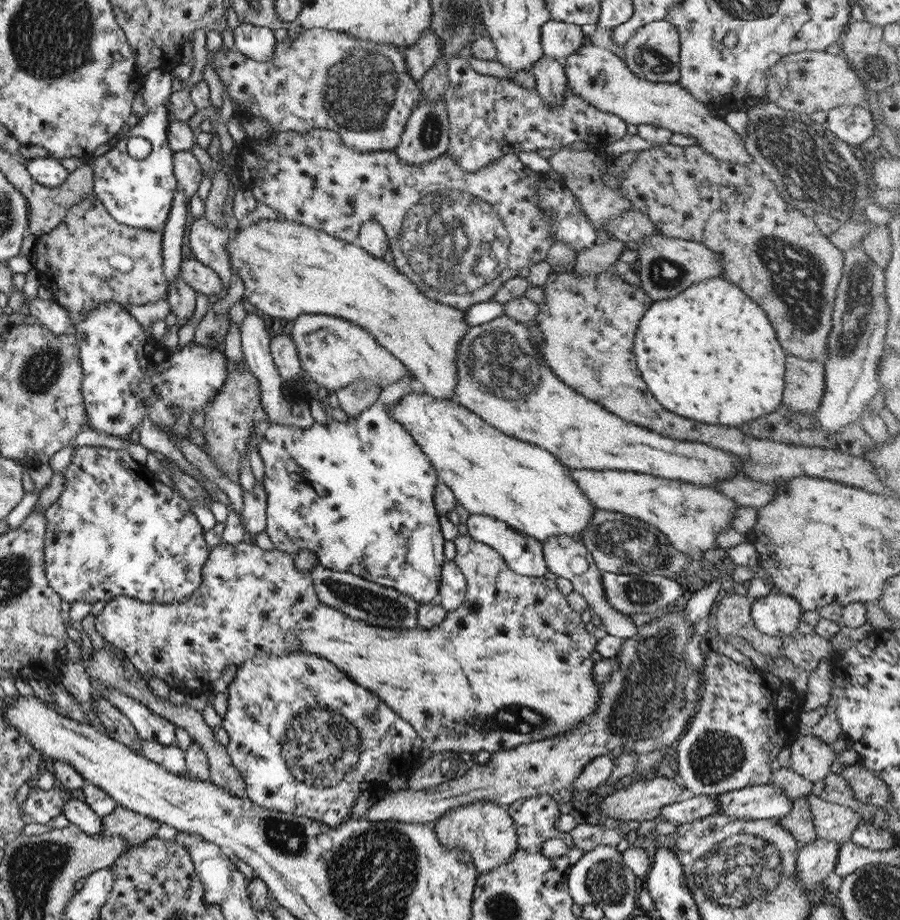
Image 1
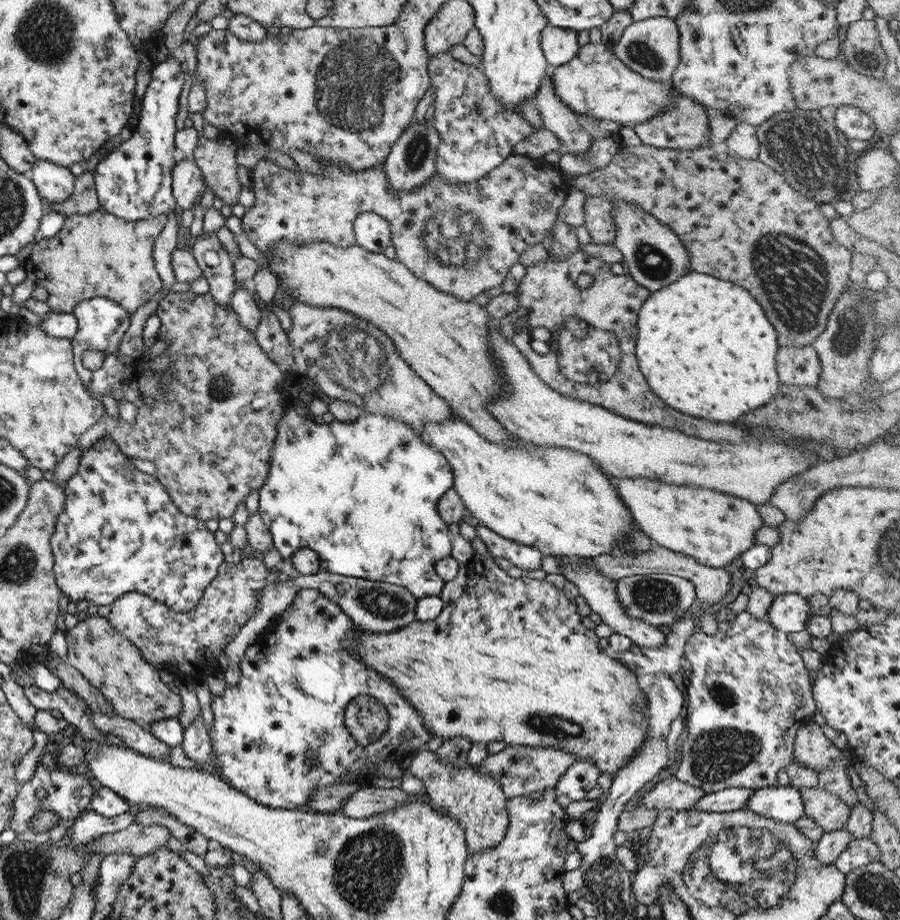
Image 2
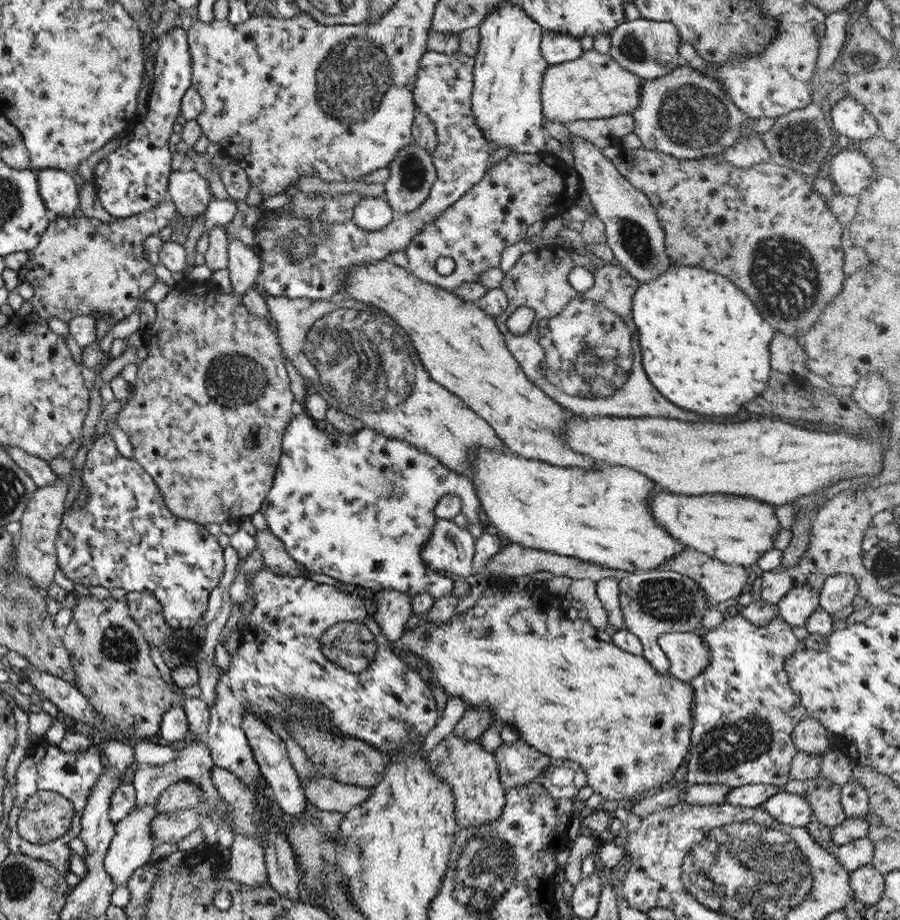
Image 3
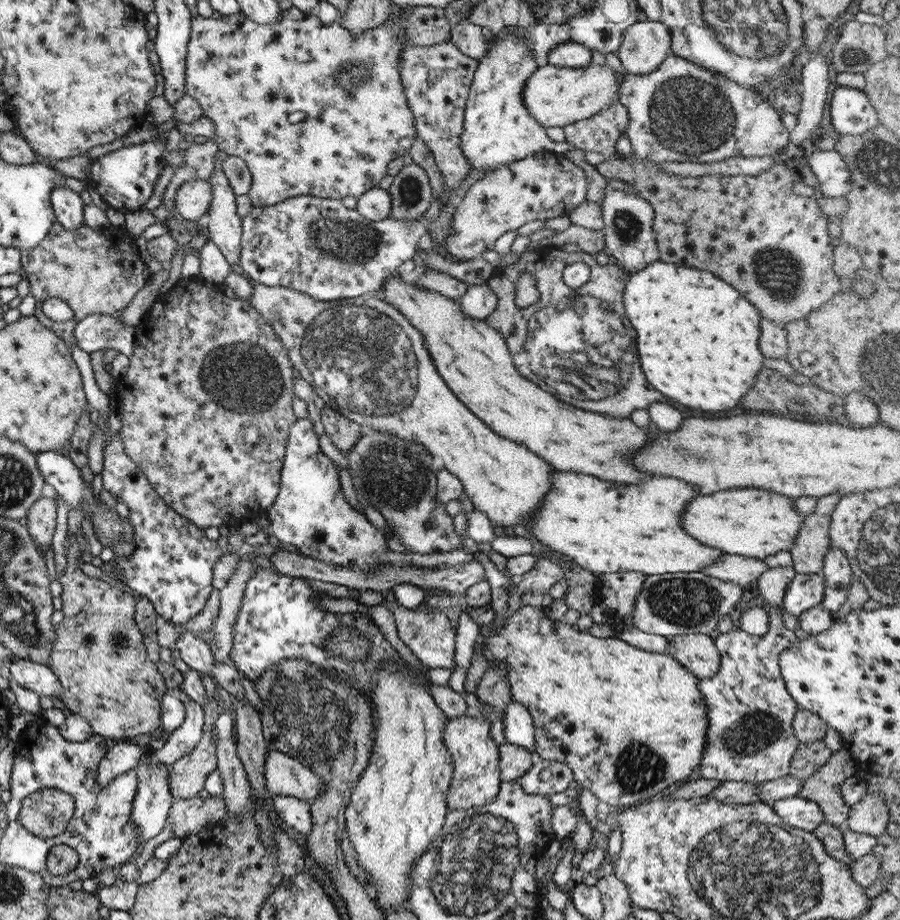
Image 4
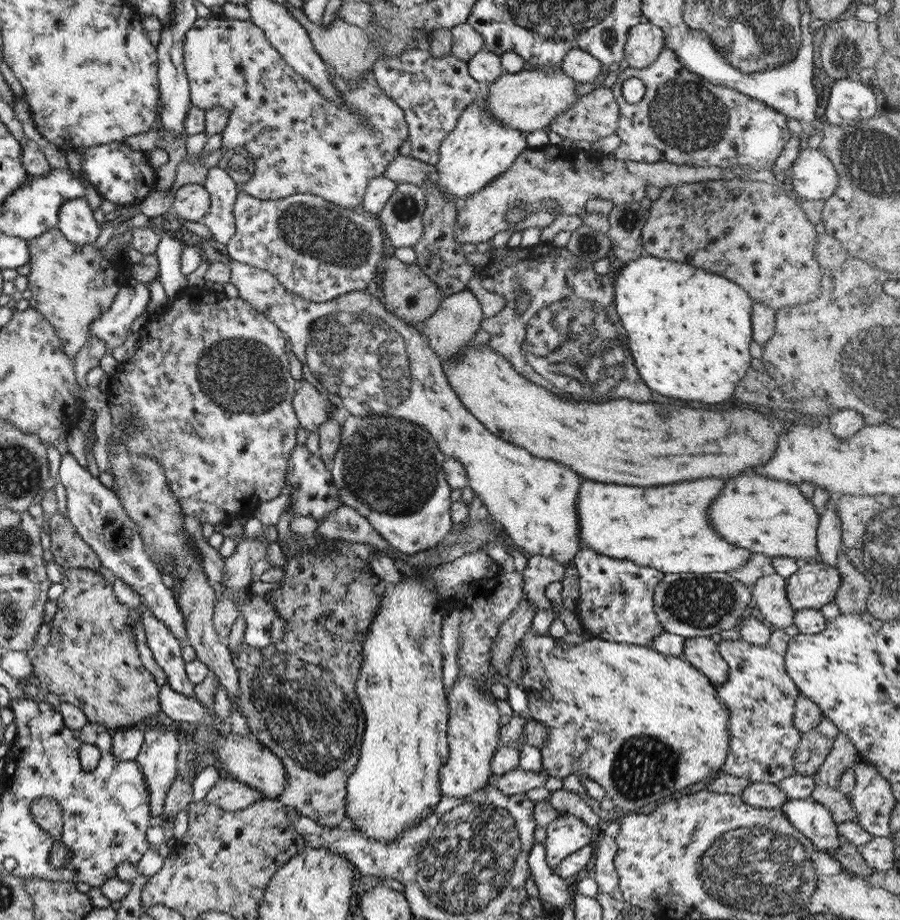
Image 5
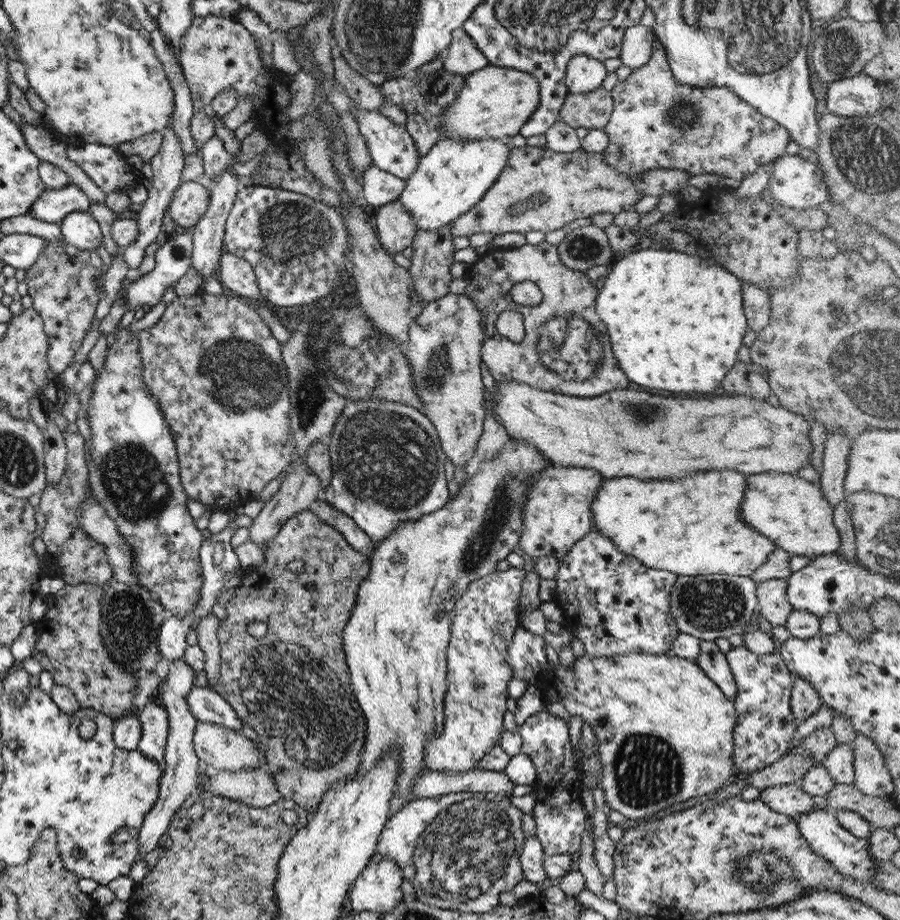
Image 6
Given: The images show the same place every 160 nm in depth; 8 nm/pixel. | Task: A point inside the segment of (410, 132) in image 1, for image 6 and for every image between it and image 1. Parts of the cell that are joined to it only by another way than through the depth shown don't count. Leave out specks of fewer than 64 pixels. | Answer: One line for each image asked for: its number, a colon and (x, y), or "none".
2: (410, 162)
3: (411, 173)
4: (409, 192)
5: (401, 219)
6: (395, 229)

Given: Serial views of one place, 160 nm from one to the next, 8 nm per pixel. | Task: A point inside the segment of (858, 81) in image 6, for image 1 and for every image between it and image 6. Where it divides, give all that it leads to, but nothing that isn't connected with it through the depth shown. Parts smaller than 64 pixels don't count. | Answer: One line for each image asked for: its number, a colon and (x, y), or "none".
1: (854, 125)
2: (852, 122)
3: (848, 118)
4: (851, 114)
5: (850, 101)

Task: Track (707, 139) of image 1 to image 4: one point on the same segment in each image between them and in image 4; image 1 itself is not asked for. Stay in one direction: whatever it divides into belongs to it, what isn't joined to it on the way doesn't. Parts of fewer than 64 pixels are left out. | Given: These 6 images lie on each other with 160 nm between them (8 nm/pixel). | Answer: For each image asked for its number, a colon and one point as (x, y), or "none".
2: (595, 83)
3: (592, 86)
4: (555, 96)

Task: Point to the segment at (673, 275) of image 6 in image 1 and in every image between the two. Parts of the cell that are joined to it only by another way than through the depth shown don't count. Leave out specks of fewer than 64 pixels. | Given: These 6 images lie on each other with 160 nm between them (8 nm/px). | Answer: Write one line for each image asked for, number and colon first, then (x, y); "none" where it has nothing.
1: (708, 353)
2: (705, 347)
3: (704, 346)
4: (697, 336)
5: (688, 329)

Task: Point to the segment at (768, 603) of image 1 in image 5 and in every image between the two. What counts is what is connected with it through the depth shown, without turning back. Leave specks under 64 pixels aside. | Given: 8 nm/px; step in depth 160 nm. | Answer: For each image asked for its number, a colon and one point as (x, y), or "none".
2: (787, 613)
3: (797, 604)
4: (804, 591)
5: (814, 584)

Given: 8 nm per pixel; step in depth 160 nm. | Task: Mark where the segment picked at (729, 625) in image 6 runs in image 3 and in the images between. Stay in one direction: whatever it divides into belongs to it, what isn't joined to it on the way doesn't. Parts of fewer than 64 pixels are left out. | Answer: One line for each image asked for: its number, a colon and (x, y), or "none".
3: (652, 603)
4: (682, 603)
5: (689, 605)

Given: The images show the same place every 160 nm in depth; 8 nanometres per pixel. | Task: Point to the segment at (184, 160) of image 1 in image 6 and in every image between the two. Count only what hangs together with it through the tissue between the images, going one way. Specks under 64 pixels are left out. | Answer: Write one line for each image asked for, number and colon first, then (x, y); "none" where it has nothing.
2: (188, 185)
3: (189, 192)
4: (191, 201)
5: (191, 201)
6: (189, 201)

